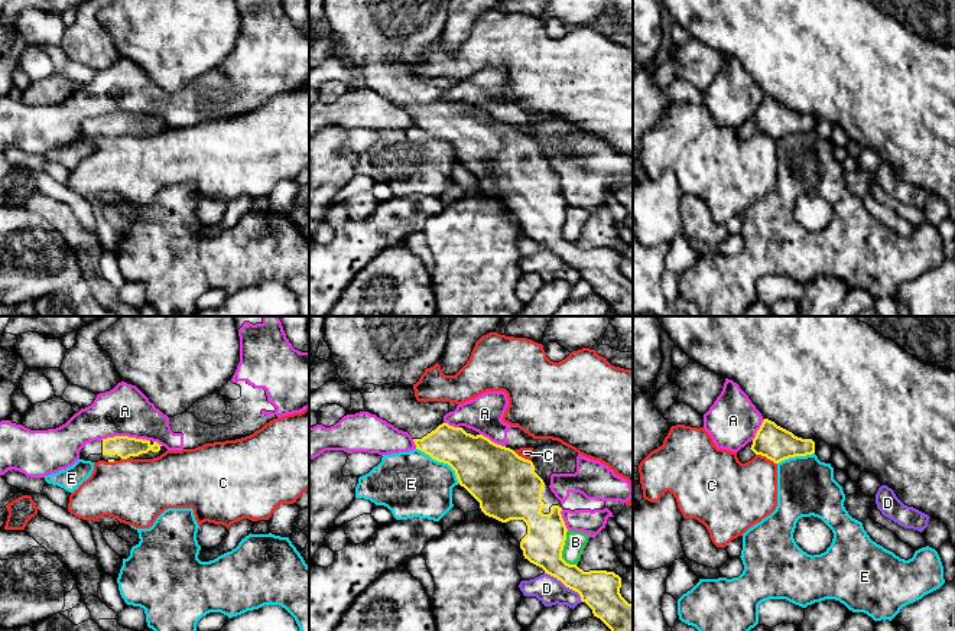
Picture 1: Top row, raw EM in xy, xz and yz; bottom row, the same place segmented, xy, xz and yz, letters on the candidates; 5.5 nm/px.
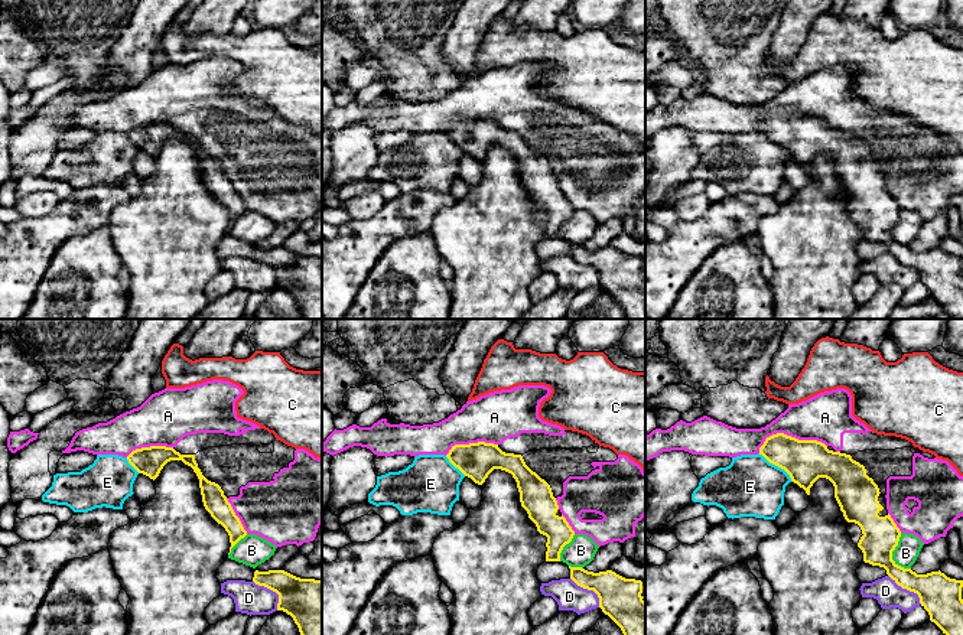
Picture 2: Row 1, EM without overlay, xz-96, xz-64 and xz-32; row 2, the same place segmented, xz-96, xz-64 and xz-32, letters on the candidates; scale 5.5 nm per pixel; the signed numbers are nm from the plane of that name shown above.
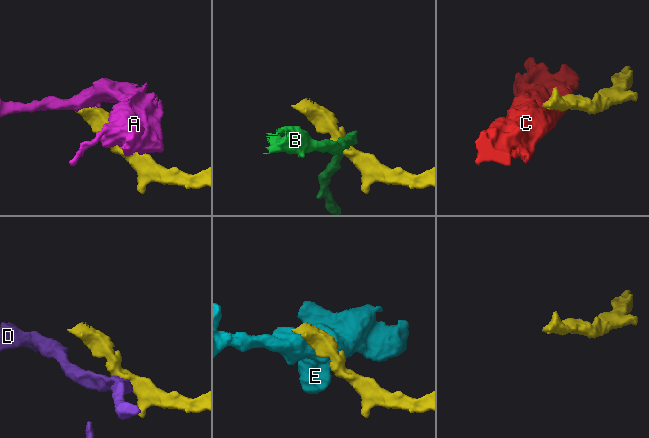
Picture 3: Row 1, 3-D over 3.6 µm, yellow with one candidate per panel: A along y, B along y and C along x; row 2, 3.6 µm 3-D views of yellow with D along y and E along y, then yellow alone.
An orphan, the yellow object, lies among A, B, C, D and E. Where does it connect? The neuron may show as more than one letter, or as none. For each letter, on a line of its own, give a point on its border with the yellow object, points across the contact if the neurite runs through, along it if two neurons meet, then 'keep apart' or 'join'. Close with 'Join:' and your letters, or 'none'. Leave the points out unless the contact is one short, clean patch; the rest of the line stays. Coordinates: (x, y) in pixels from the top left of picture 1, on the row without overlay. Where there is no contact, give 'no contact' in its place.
A: meets yellow in xy at (126, 113); join
B: meets yellow in xz at (562, 225); border along xz (568, 207), (562, 234), (575, 241); keep apart
C: meets yellow in yz at (766, 133); keep apart
D: meets yellow in xz at (565, 262); border along xz (545, 249), (574, 266), (582, 277); keep apart
E: meets yellow in xz at (441, 137); keep apart
Join: A

